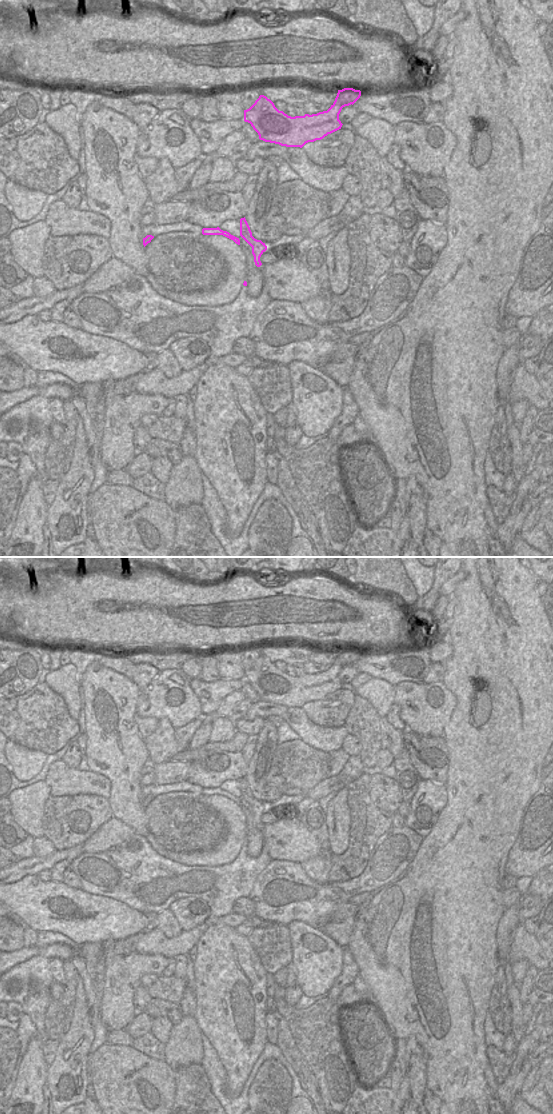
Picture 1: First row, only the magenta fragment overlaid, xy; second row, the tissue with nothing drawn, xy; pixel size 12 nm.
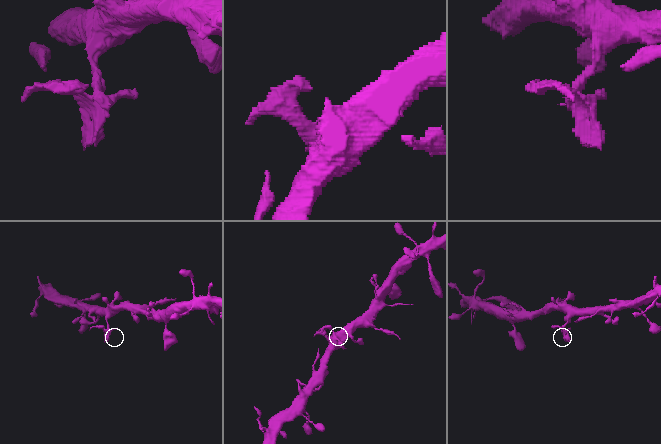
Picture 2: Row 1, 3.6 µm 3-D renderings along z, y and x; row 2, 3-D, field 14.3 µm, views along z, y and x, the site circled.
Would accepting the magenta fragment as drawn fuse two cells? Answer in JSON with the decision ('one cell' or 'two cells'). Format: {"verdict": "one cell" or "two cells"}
{"verdict": "two cells"}

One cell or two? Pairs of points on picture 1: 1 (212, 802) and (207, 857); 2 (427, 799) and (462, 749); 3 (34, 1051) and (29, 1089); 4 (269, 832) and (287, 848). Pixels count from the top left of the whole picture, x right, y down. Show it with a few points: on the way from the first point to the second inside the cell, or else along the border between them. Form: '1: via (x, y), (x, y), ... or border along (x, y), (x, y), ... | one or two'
1: via (228, 815), (231, 818), (231, 839), (223, 847) | one
2: border along (445, 785), (446, 804), (442, 808) | two
3: via (33, 1060), (30, 1080) | one
4: via (274, 834), (285, 843) | one

